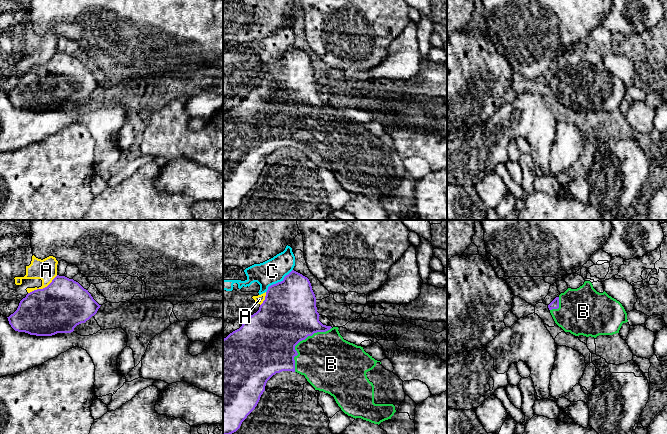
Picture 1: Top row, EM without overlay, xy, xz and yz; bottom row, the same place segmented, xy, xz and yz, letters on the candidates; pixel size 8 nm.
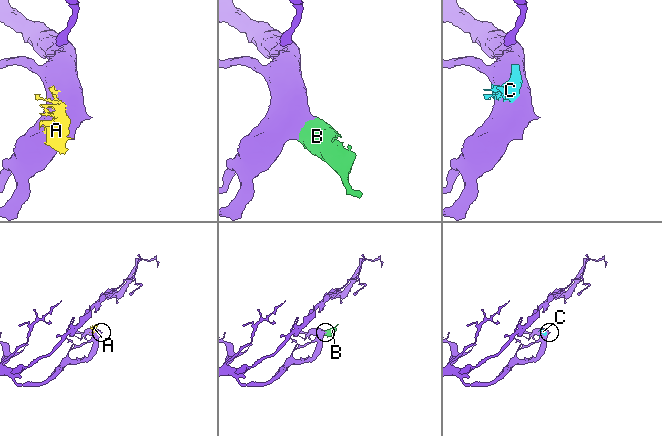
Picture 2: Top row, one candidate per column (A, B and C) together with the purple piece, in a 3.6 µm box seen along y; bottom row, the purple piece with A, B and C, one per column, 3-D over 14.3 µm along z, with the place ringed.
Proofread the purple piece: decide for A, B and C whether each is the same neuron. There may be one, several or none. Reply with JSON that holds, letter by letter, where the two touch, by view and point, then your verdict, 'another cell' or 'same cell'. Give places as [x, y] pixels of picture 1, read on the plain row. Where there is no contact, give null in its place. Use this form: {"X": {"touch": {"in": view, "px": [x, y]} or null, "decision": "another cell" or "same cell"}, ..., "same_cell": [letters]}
{"A": {"touch": {"in": "xy", "px": [43, 64]}, "decision": "another cell"}, "B": {"touch": {"in": "xz", "px": [300, 116]}, "decision": "same cell"}, "C": {"touch": {"in": "xz", "px": [278, 58]}, "decision": "another cell"}, "same_cell": ["B"]}

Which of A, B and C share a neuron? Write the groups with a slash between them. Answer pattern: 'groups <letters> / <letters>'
groups A C / B

